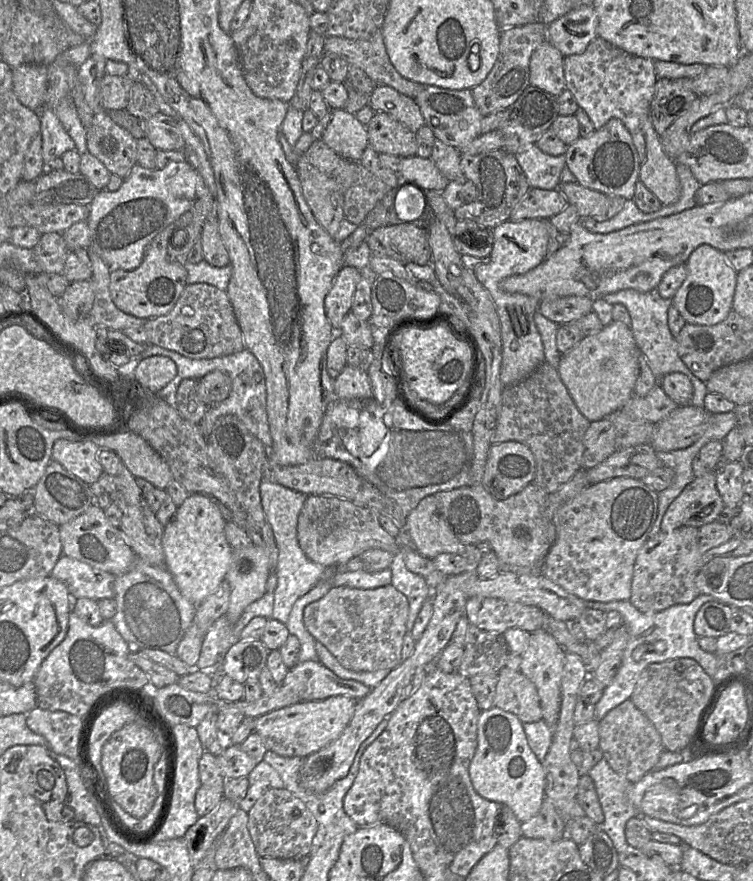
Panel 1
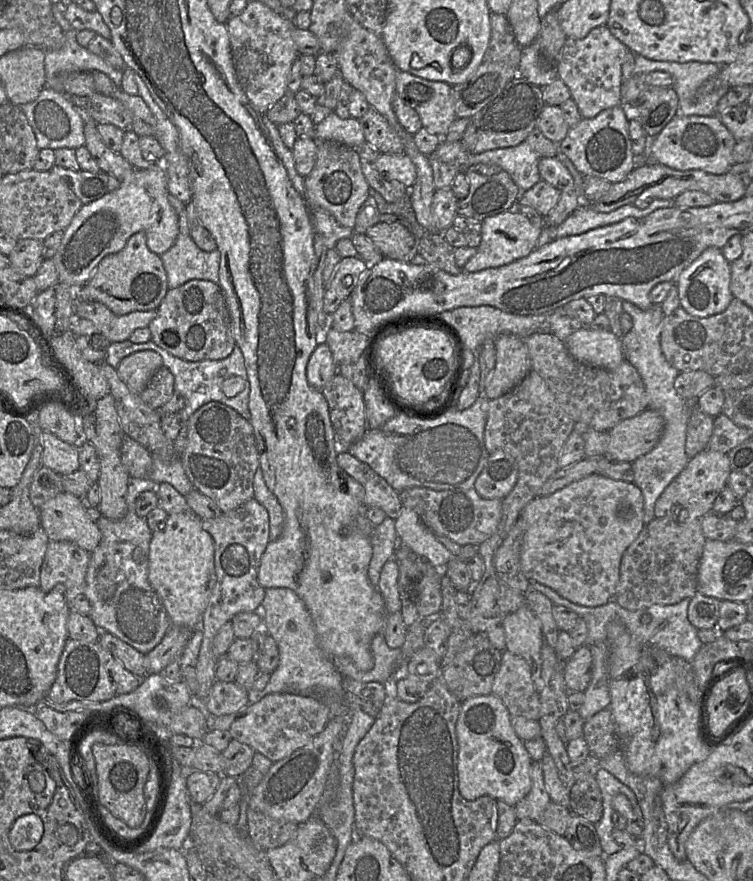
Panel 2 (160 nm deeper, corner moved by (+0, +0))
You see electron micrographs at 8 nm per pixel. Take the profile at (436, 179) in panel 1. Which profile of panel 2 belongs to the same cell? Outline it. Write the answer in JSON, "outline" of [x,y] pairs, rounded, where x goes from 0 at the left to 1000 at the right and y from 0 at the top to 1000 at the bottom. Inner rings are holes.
{"outline":[[[509,175],[495,185],[498,192],[513,203],[526,204],[544,215],[554,201],[552,190],[538,175]]]}

